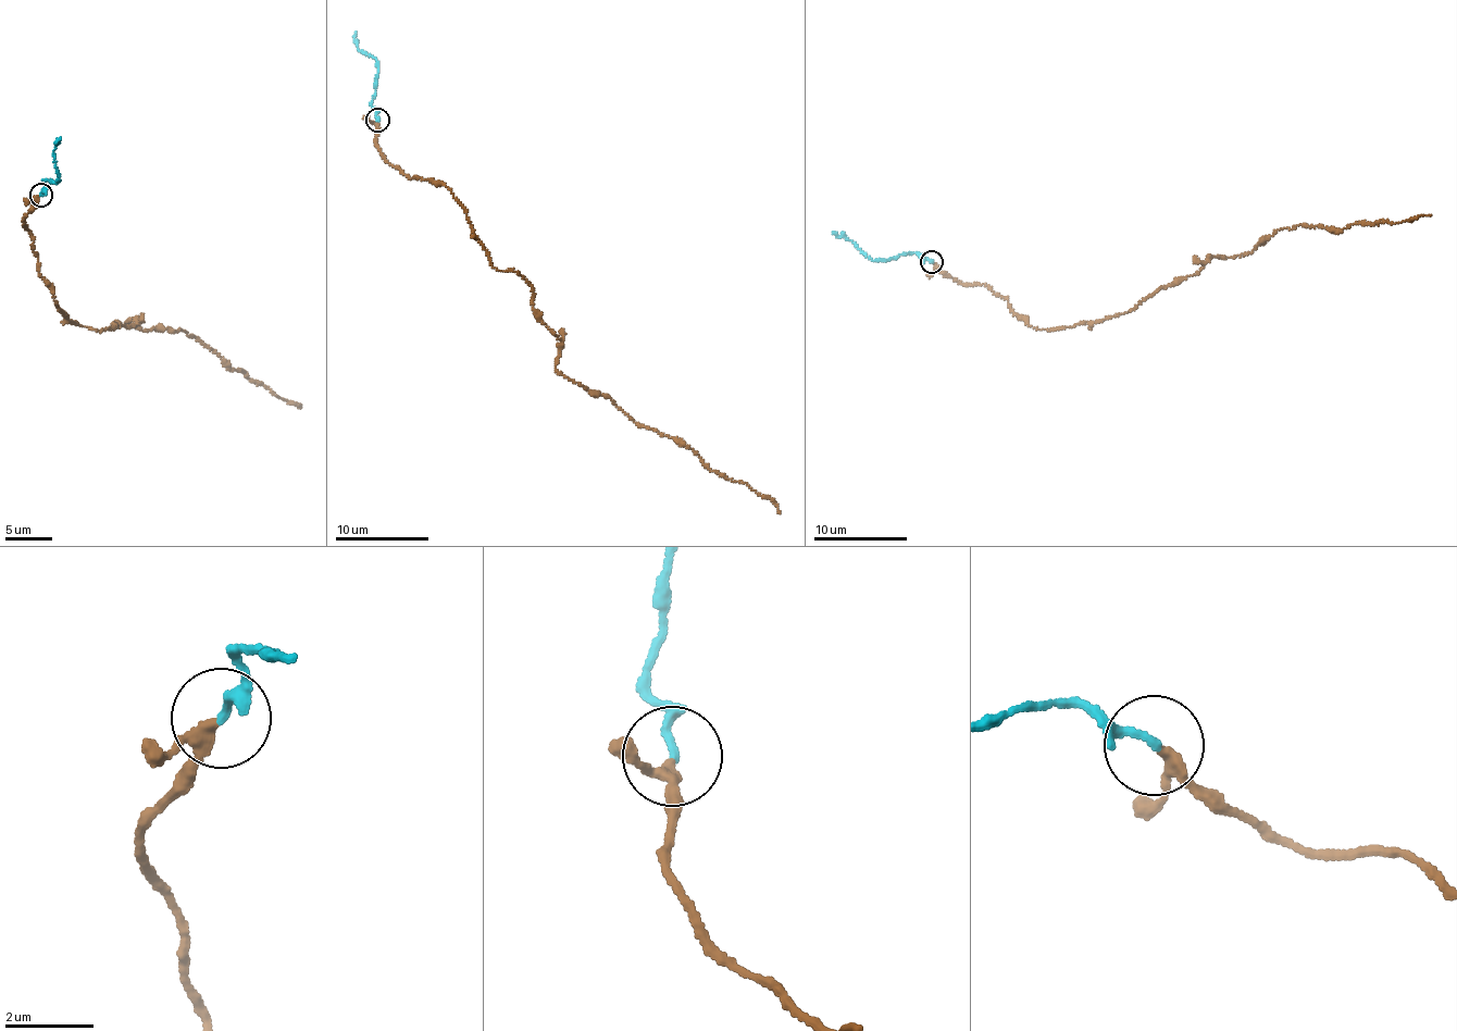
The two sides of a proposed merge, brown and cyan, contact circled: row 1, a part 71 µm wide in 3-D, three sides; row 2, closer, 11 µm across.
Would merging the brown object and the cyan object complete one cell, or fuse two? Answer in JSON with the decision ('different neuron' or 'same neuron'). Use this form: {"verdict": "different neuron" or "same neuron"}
{"verdict": "same neuron"}

